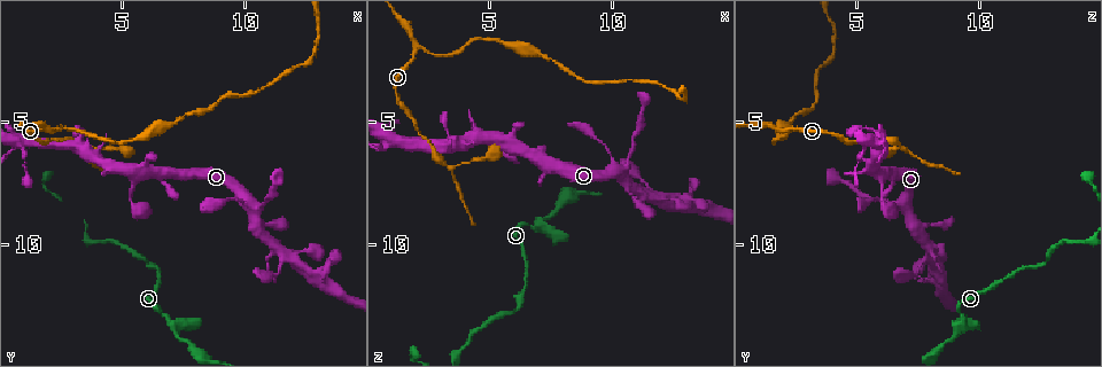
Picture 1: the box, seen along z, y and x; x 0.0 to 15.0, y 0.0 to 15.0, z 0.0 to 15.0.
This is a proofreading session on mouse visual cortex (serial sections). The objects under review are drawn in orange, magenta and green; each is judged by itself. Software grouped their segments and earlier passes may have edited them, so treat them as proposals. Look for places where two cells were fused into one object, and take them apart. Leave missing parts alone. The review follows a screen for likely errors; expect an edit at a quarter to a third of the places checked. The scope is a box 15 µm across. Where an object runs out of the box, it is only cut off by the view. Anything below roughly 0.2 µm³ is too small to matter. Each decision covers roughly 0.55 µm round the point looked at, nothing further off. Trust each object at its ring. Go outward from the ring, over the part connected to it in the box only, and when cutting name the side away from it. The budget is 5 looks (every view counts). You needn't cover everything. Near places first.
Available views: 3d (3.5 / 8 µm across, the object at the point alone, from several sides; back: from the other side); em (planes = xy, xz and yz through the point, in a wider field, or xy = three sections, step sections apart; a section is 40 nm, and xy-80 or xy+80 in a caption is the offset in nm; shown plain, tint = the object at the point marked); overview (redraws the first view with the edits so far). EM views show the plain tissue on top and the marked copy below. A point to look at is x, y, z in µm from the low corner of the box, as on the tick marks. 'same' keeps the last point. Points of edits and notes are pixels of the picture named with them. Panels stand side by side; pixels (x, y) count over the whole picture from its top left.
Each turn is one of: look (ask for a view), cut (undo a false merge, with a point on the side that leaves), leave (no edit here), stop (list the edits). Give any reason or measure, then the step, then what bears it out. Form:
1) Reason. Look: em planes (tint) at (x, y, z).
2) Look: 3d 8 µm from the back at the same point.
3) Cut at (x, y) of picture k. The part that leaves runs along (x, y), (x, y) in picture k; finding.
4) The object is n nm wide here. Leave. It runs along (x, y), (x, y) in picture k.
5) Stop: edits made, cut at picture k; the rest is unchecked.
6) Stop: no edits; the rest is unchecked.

Three arms meet. Look: 3d 3.5 µm at (2.1, 5.3, 2.0).

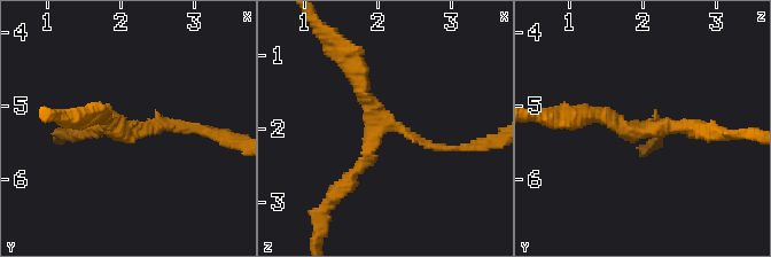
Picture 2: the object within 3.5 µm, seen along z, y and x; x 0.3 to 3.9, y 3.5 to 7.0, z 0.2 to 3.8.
3 arms meet here; the arms are 150, 200, 200 nm wide. Look: em planes (tint) at (2.05, 5.30, 1.95).

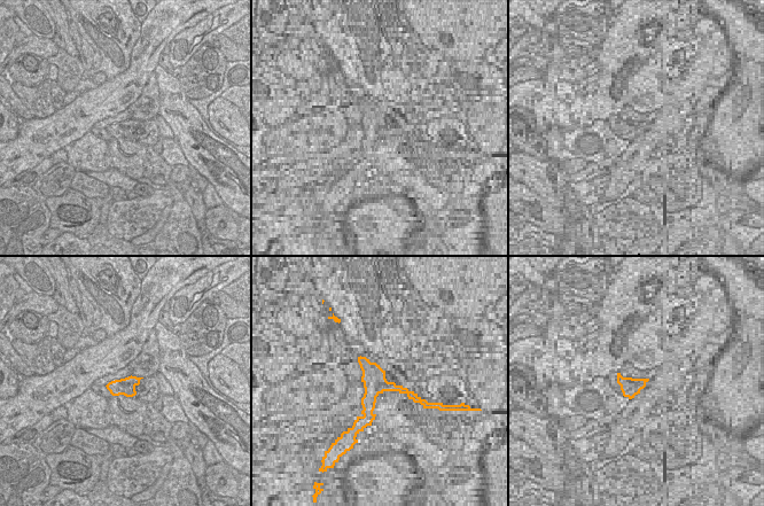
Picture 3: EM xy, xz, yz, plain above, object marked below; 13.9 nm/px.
The object is 240 nm wide here. Leave. It runs along (339, 192), (381, 126), (454, 147) in picture 2; one cell here.

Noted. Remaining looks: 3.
Branch point. Look: 3d 3.5 µm at (1.2, 5.8, 5.7).

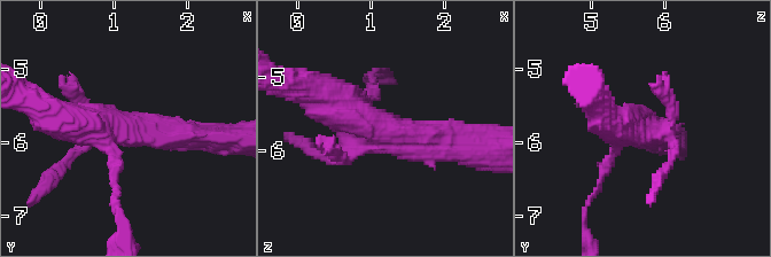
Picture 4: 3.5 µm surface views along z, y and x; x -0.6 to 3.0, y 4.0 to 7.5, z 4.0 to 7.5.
Look: em xy step 3 (tint) at (1.15, 5.80, 5.70).

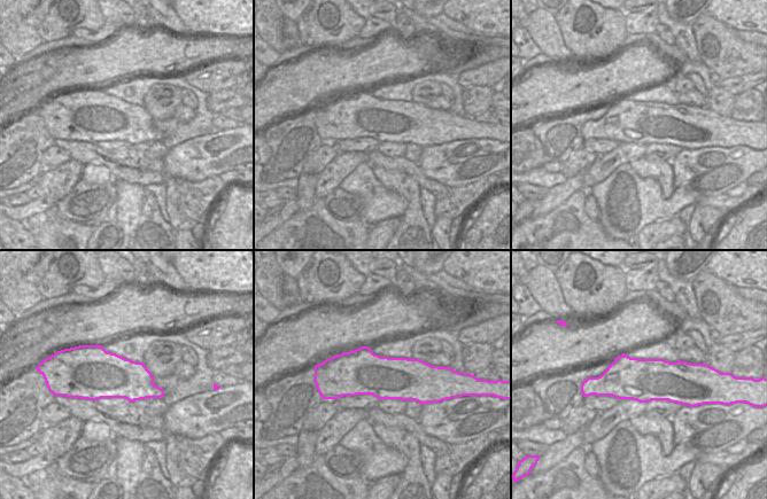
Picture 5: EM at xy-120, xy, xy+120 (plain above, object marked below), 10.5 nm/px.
Leave. All the same cell.

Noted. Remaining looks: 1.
Stop: no edits; the rest is unchecked.

